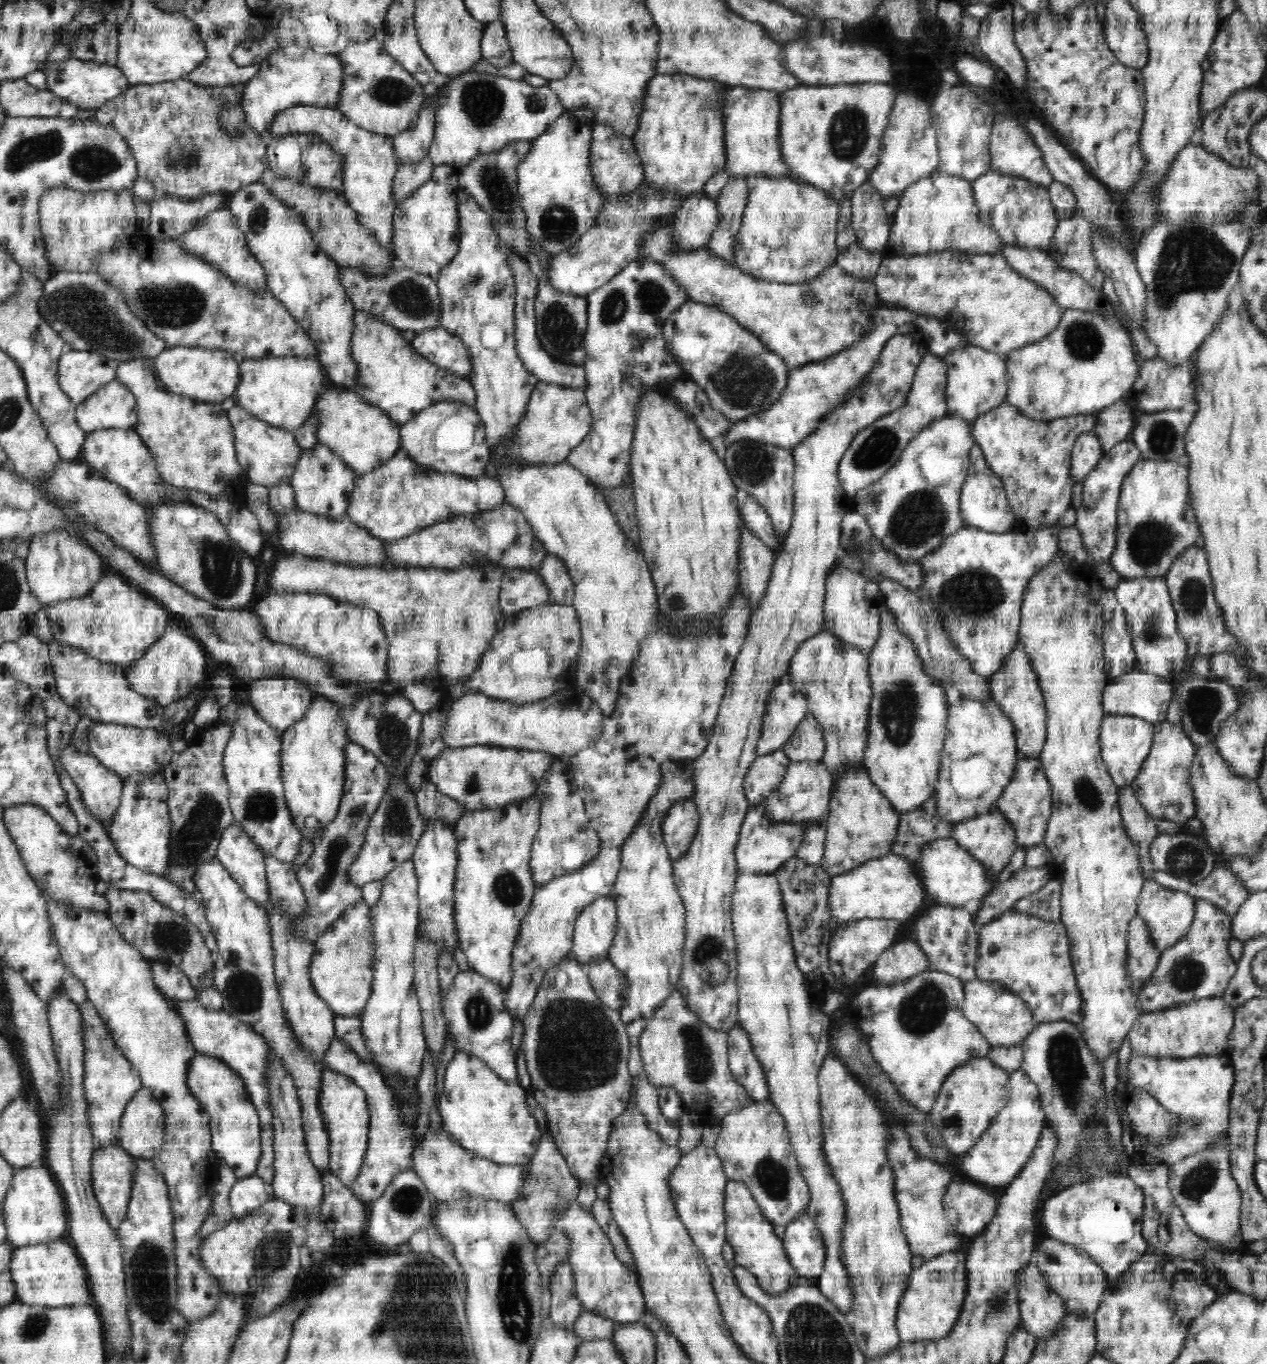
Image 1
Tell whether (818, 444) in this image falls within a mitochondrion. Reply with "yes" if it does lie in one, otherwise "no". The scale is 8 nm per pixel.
no

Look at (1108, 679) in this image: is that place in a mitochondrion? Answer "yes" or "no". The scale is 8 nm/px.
no

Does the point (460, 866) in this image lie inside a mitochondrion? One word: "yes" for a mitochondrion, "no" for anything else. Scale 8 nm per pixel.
no

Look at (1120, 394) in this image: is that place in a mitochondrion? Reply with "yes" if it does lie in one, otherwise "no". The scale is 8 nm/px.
no

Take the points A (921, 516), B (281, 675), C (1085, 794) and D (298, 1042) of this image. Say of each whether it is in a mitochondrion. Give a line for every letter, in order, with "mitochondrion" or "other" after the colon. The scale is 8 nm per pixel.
A: mitochondrion
B: other
C: mitochondrion
D: other

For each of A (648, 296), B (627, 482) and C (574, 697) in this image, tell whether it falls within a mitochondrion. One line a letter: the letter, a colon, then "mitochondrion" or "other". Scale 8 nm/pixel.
A: mitochondrion
B: other
C: other

